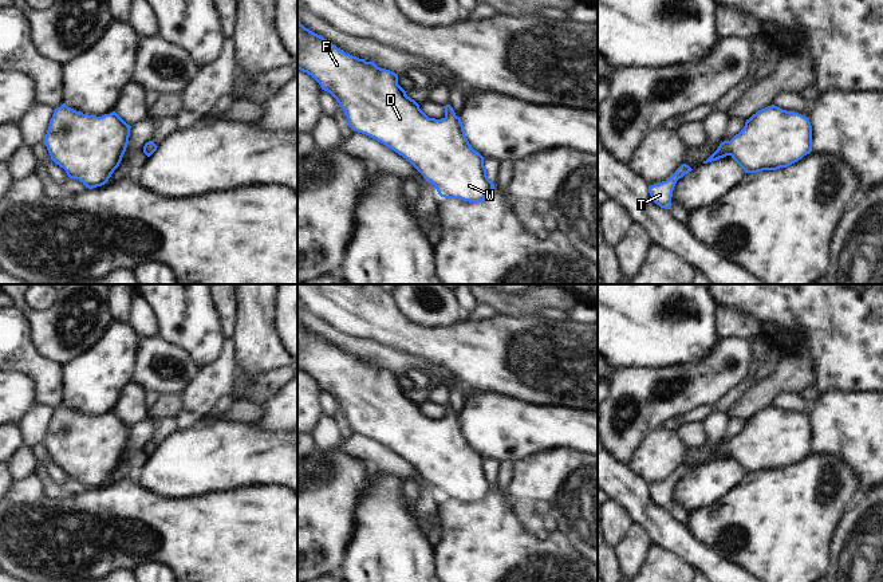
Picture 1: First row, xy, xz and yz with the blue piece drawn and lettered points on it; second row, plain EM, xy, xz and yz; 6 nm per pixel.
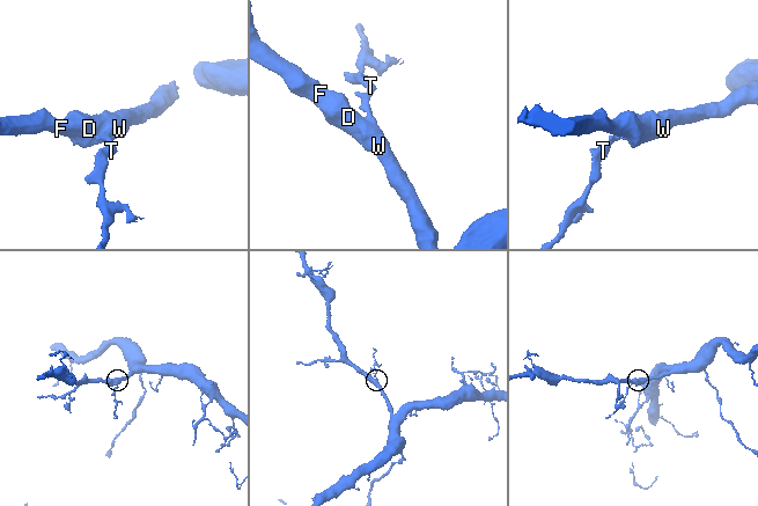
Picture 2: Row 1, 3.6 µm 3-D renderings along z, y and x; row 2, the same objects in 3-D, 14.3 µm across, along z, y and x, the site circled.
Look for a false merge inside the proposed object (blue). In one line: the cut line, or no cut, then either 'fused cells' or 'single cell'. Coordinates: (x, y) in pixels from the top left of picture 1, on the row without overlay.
no cut; single cell

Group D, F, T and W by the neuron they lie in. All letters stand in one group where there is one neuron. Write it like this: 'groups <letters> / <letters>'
groups D F T W

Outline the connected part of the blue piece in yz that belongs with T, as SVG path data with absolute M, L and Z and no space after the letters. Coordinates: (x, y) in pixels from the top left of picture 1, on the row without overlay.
M682 464L669 480L649 487L649 493L654 503L661 508L670 510L677 481L691 471L689 465Z

